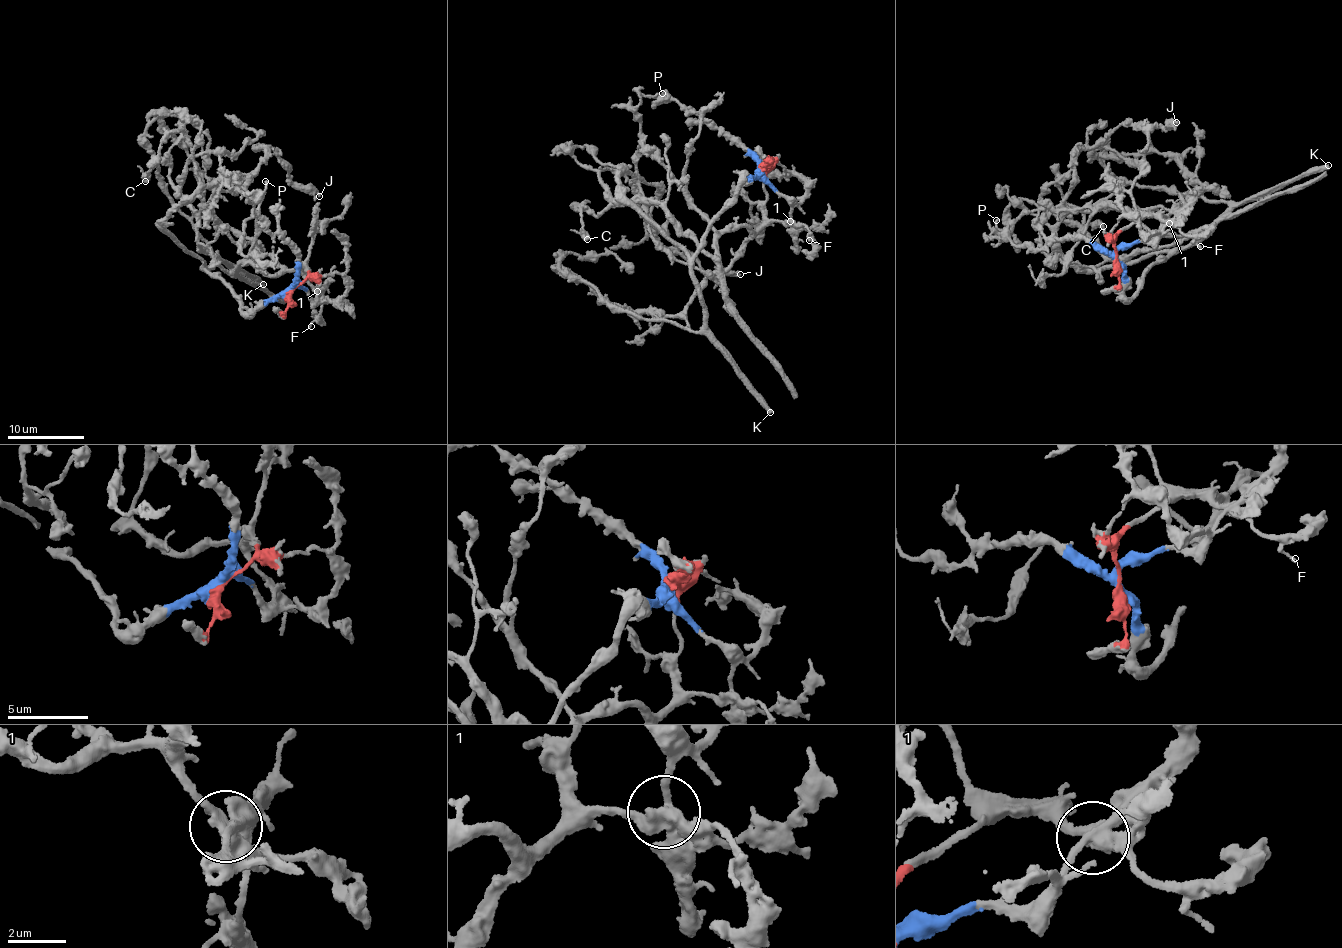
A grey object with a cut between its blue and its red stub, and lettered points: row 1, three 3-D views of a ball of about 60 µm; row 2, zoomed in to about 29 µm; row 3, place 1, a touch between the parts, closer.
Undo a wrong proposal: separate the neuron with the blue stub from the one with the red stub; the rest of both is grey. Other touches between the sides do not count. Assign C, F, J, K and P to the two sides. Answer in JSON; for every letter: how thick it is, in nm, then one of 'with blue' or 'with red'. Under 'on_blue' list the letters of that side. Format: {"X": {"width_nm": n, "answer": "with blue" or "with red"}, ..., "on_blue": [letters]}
{"C": {"width_nm": 550, "answer": "with red"}, "F": {"width_nm": 160, "answer": "with red"}, "J": {"width_nm": 220, "answer": "with blue"}, "K": {"width_nm": 440, "answer": "with blue"}, "P": {"width_nm": 200, "answer": "with blue"}, "on_blue": ["J", "K", "P"]}

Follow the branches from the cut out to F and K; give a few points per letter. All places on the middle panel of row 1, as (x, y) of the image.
F: (762, 168), (765, 171), (767, 212), (774, 220), (791, 220), (808, 228), (810, 241)
K: (762, 168), (757, 175), (746, 176), (736, 195), (710, 224), (692, 268), (708, 331), (729, 352), (771, 413)

